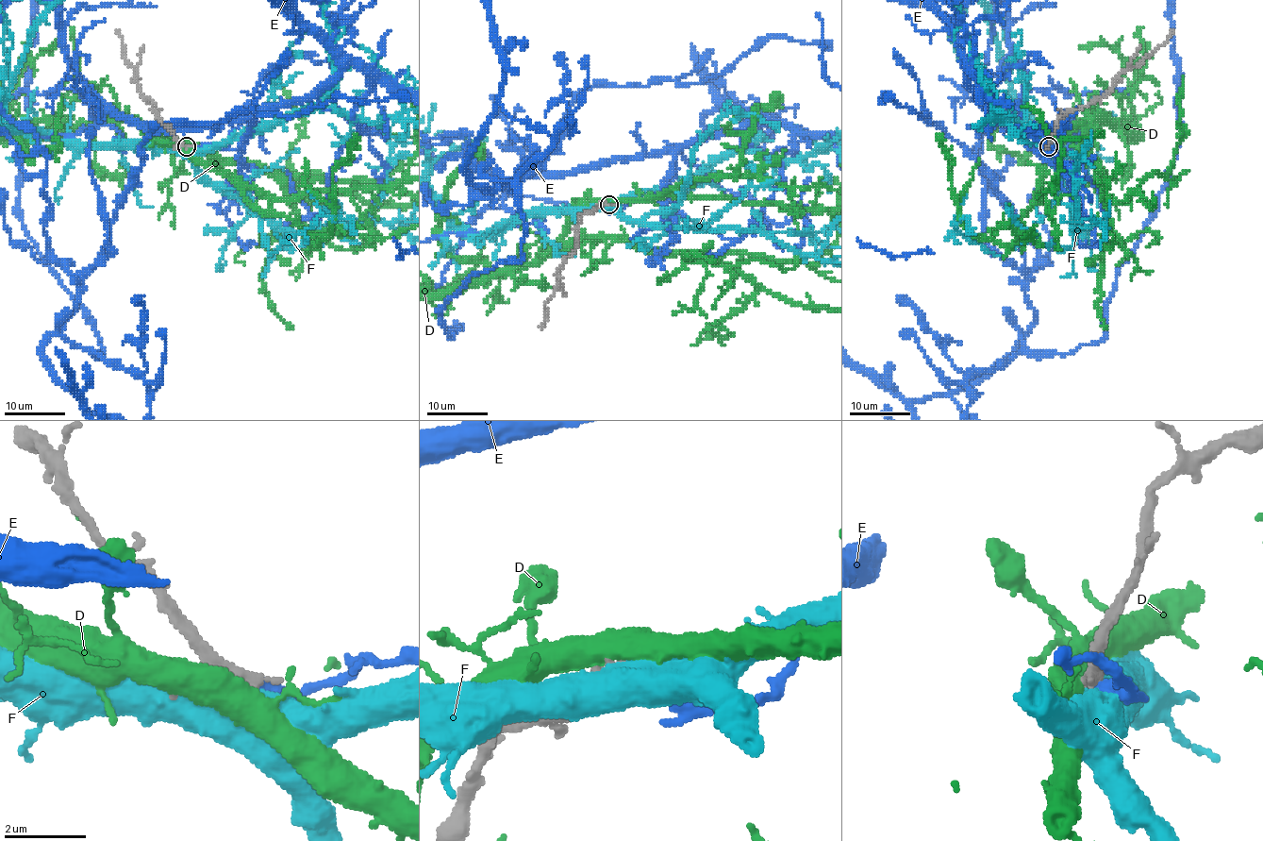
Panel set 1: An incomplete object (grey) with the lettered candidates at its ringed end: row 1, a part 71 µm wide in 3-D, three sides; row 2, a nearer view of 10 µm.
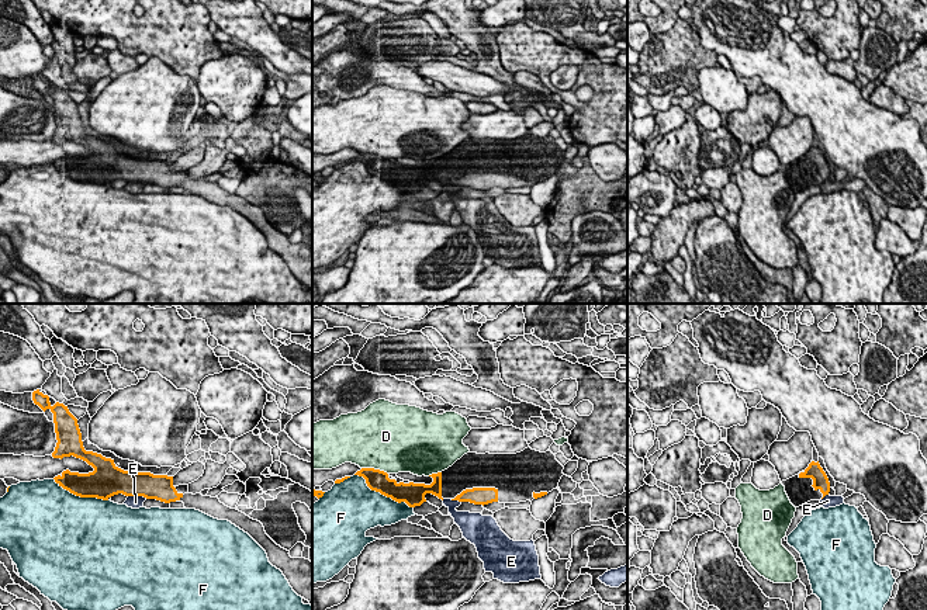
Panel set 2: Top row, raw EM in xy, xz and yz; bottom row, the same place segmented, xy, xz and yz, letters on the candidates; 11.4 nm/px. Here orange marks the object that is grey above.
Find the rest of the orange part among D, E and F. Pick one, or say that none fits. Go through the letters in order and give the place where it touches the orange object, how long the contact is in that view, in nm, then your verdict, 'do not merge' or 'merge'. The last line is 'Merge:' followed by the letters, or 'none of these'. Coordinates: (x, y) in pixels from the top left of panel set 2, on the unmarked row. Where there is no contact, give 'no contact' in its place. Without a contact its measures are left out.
D: contact xz (373, 153); length 320 nm; do not merge
E: contact xy (138, 180); length 220 nm; do not merge
F: contact xz (383, 179); length 800 nm; do not merge
Merge: none of these

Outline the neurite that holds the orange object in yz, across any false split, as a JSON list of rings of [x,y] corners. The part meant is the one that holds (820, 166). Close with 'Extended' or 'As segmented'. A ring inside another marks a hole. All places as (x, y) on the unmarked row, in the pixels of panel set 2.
[[[812,146],[805,156],[781,169],[785,171],[785,177],[795,193],[810,186],[821,186],[830,177],[829,163],[819,146]]]. Extended

